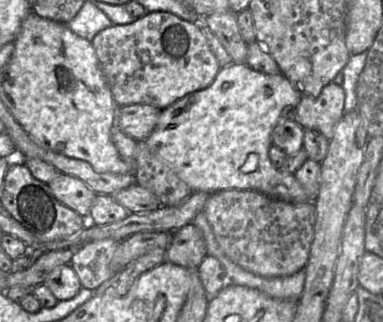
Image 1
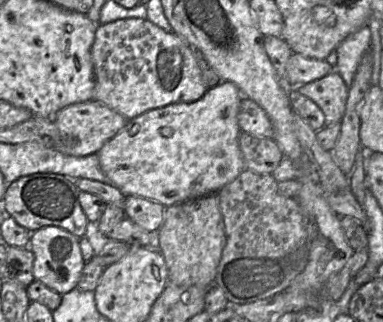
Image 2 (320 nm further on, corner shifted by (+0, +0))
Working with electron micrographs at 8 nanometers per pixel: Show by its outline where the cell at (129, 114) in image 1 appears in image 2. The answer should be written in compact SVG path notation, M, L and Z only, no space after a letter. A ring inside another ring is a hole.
M94 99L66 106L52 119L58 128L58 136L53 148L70 156L97 153L104 143L114 137L128 122L124 116Z

